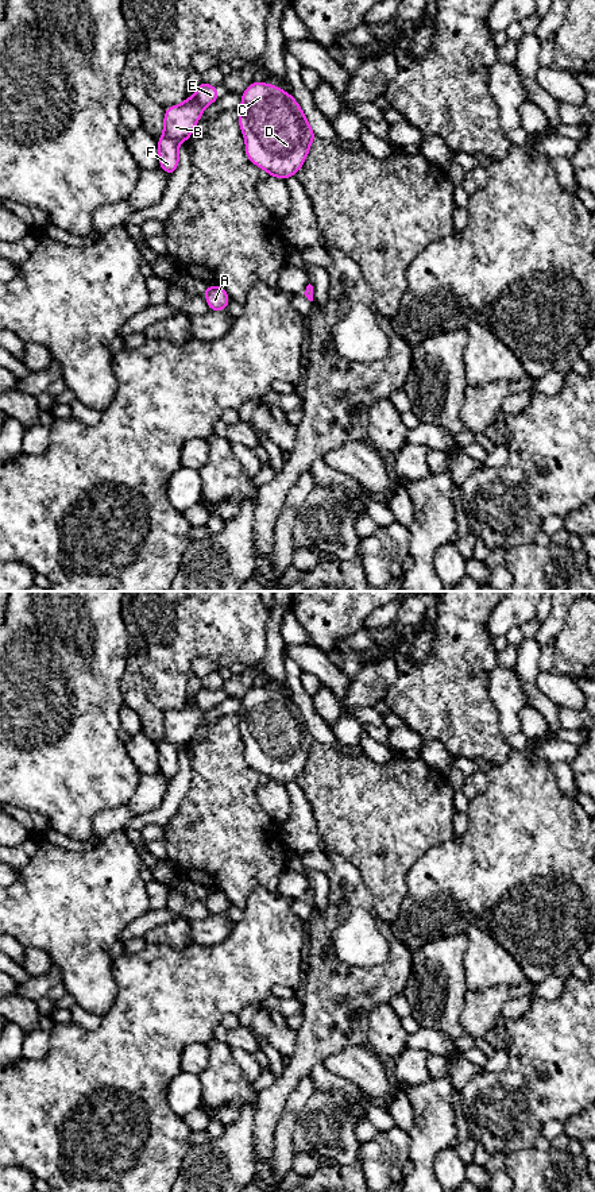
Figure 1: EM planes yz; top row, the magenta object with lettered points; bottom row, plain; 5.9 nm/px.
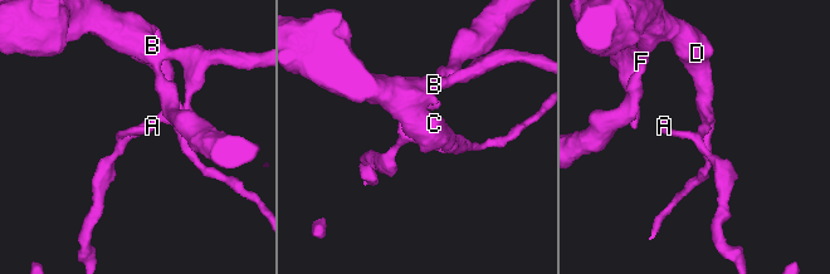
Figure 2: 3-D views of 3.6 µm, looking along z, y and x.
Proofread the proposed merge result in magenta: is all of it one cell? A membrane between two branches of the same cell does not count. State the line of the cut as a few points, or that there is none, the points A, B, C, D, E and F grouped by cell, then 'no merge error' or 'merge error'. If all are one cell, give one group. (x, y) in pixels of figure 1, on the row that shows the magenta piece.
no cut | A B C D E F | no merge error

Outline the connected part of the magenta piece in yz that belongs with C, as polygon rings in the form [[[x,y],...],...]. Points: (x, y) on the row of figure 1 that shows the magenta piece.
[[[252,82],[242,94],[239,126],[248,159],[283,181],[297,175],[316,138],[294,97],[266,82]]]

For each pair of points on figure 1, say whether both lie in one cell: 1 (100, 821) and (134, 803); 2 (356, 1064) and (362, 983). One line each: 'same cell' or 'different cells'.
1: same cell
2: different cells

